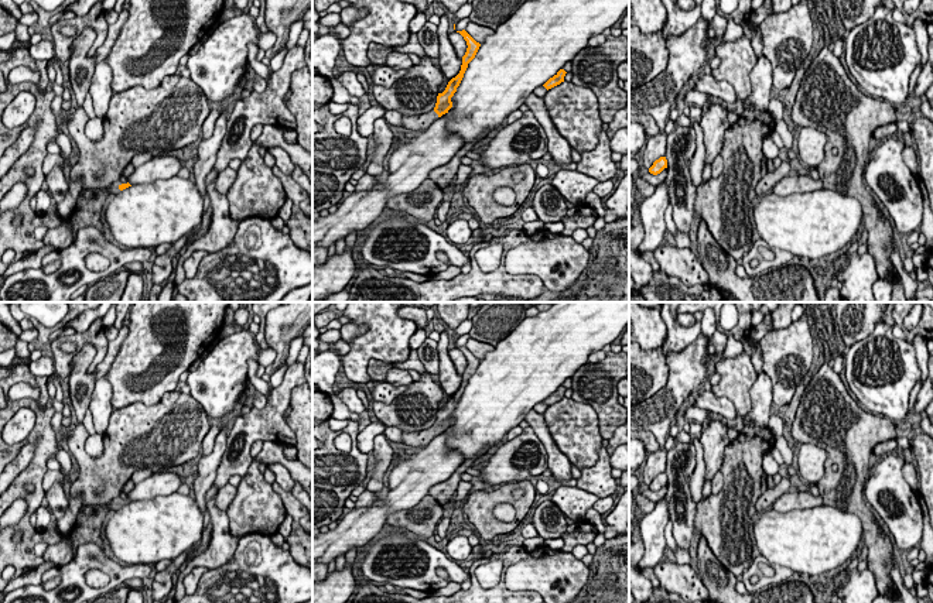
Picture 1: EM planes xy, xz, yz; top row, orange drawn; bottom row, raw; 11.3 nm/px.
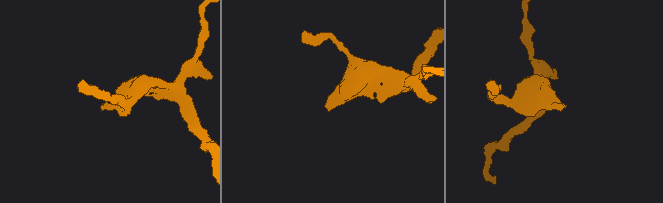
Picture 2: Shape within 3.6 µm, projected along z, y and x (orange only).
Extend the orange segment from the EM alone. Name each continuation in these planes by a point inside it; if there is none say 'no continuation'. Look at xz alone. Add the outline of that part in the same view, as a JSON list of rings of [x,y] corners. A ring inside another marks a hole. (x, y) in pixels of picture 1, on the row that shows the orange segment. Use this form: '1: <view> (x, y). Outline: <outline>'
1: xz (421, 122). Outline: [[[434,109],[424,114],[417,116],[401,116],[403,127],[414,131],[426,131],[438,117]]]

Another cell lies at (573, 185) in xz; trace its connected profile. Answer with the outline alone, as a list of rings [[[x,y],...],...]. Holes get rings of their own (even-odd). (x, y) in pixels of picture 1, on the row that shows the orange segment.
[[[560,169],[554,174],[551,185],[573,205],[584,205],[588,192],[598,181],[578,171]]]

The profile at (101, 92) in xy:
[[[105,61],[96,64],[95,73],[89,88],[89,95],[92,97],[95,114],[99,119],[105,117],[109,109],[110,99],[113,96],[112,79],[112,68]]]

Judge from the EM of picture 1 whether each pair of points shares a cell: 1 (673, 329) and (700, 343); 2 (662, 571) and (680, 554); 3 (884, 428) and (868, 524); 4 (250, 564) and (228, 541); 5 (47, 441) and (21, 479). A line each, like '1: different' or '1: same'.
1: different
2: different
3: same
4: different
5: same

